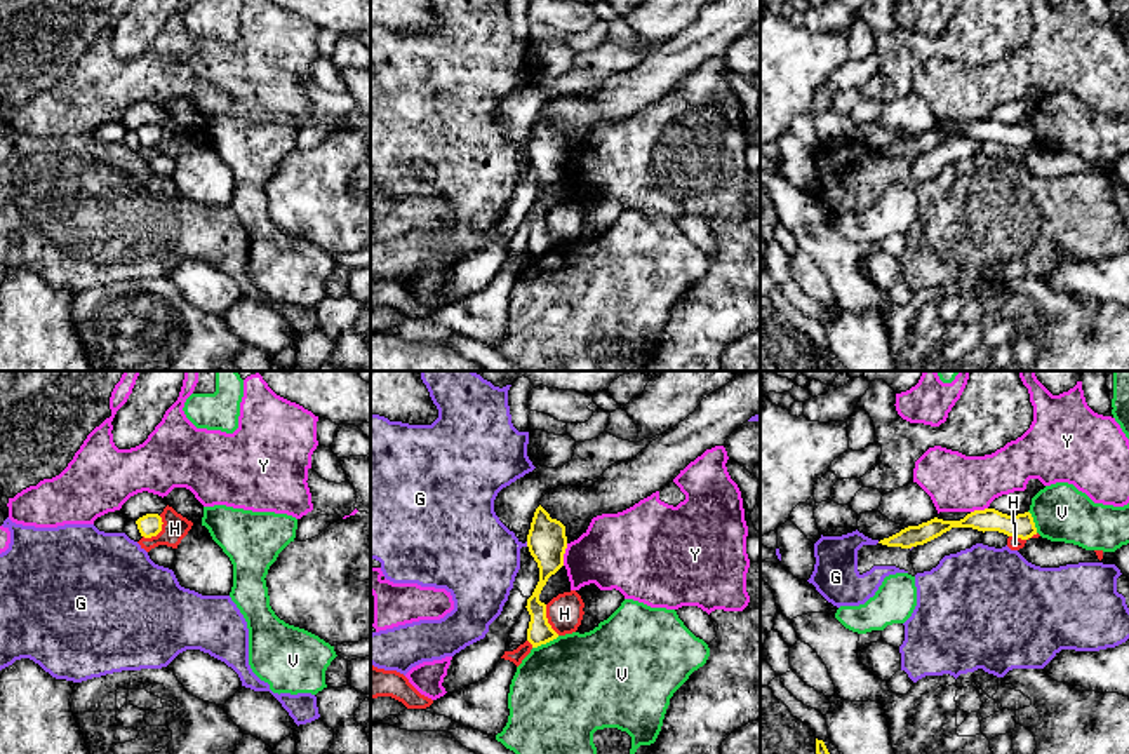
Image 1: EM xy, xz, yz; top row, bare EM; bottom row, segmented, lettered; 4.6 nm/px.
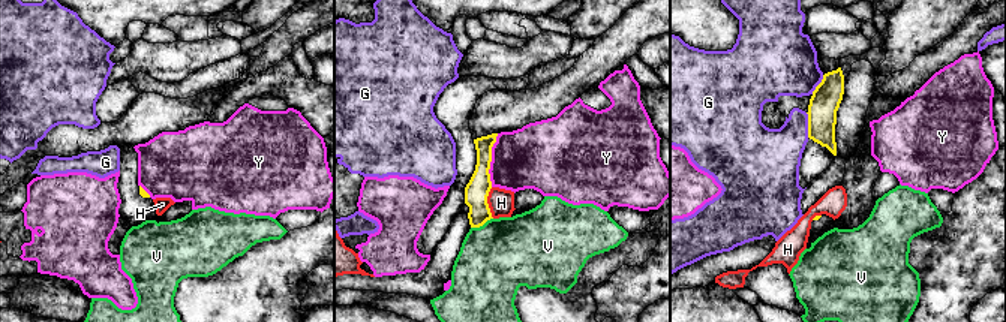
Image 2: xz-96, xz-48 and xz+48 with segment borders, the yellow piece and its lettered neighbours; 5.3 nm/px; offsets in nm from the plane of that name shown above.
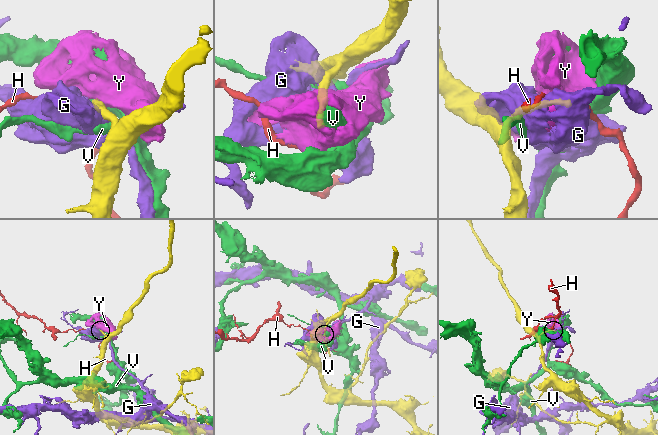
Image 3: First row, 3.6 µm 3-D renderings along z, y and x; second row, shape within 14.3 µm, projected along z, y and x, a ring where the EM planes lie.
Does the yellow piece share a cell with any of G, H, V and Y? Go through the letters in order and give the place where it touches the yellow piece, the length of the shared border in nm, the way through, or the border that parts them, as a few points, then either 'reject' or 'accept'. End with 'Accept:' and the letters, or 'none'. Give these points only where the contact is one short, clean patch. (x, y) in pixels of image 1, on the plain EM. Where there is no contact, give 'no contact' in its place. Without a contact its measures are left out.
G: meets yellow in xz at (527, 154); contact 30 nm long; reject
H: meets yellow in xy at (159, 141); contact 130 nm long; border along xy (160, 126), (162, 138), (145, 148); reject
V: meets yellow in xz at (545, 253); contact 140 nm long; reject
Y: meets yellow in xz at (562, 164); contact 110 nm long; border along xz (567, 154), (562, 175); reject
Accept: none

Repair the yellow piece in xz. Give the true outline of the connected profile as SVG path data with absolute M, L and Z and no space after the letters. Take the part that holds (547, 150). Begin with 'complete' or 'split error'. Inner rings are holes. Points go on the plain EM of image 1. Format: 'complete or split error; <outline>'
complete; M541 115L534 122L527 145L527 157L539 178L539 192L525 216L531 225L527 251L532 258L538 258L558 247L548 233L546 214L539 211L539 204L548 188L564 176L564 164L567 158L565 136L551 129Z

